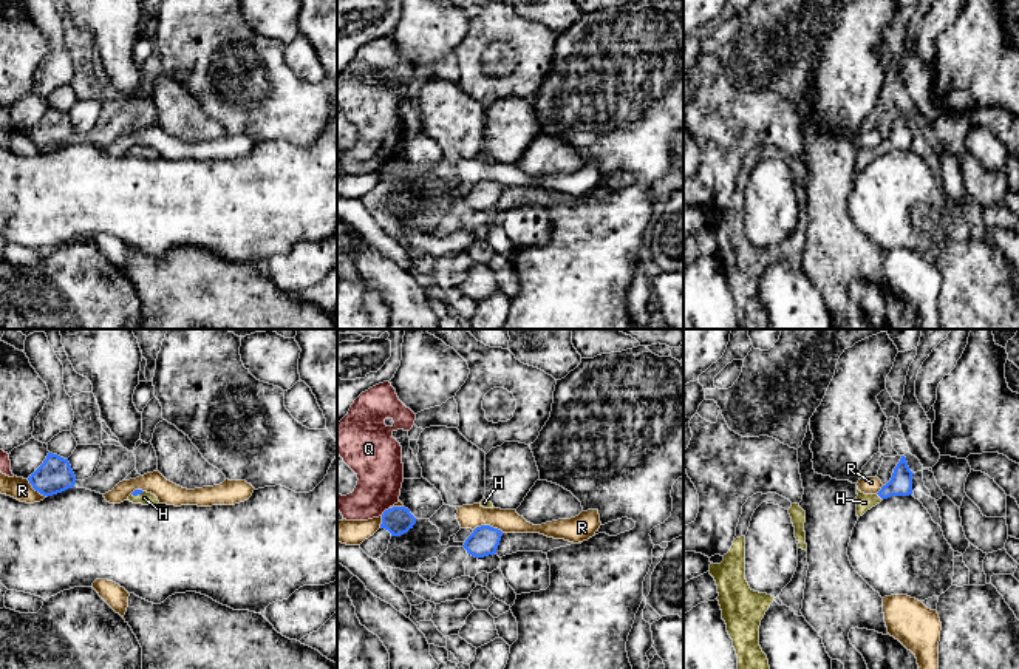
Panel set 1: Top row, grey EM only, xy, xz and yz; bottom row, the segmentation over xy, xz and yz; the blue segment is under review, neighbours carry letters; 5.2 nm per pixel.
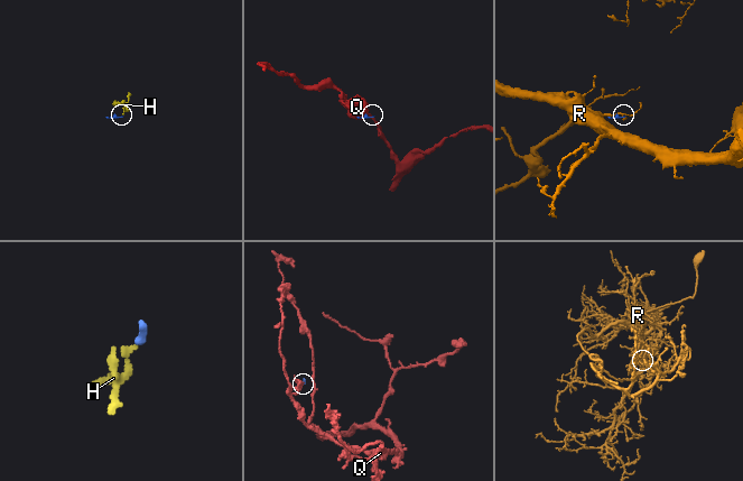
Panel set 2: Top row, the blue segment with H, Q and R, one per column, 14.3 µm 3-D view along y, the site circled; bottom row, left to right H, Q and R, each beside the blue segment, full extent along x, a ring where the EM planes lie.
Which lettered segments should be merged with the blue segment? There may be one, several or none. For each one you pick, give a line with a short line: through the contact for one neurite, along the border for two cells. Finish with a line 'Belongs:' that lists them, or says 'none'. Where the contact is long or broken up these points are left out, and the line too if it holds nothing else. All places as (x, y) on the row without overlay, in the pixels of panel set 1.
H: line yz (900, 138), (879, 149), (865, 156)
Belongs: H

